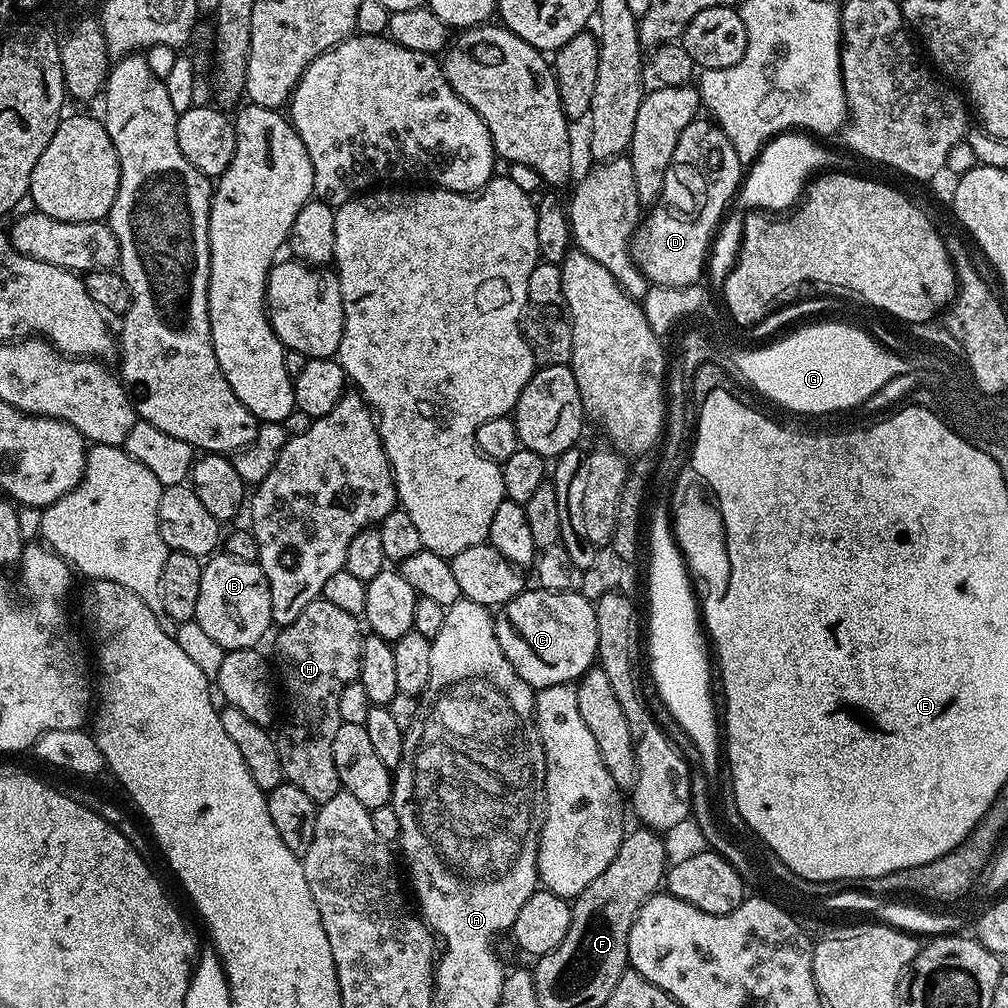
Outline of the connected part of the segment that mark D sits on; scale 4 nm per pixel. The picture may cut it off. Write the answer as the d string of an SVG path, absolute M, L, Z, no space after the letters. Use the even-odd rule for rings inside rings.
M697 118L692 120L682 131L674 149L669 169L666 170L665 182L660 196L651 205L652 212L643 217L631 240L631 254L649 285L662 288L685 288L697 283L706 272L706 261L709 248L717 228L729 211L728 203L733 202L742 183L742 165L734 146L726 138L720 125L711 119Z

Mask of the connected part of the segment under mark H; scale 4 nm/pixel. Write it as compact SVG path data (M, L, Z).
M317 598L302 610L302 614L298 614L298 618L294 618L294 622L279 629L280 637L276 640L276 660L280 663L278 680L279 683L280 680L284 683L284 696L288 699L288 717L285 718L280 733L277 731L274 736L278 758L282 762L285 781L298 786L302 794L310 794L310 798L318 806L342 791L332 747L334 734L338 734L338 726L341 723L338 714L338 694L342 694L344 687L353 683L360 674L360 624L361 621L357 617L346 614L346 610L334 606L334 602Z

